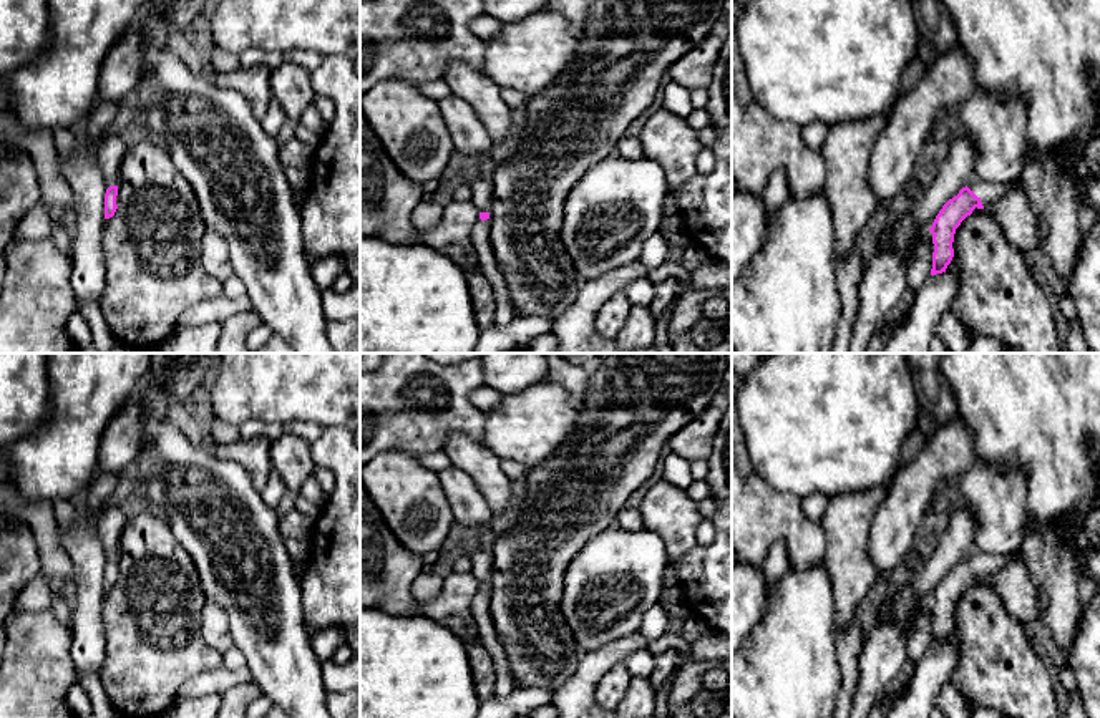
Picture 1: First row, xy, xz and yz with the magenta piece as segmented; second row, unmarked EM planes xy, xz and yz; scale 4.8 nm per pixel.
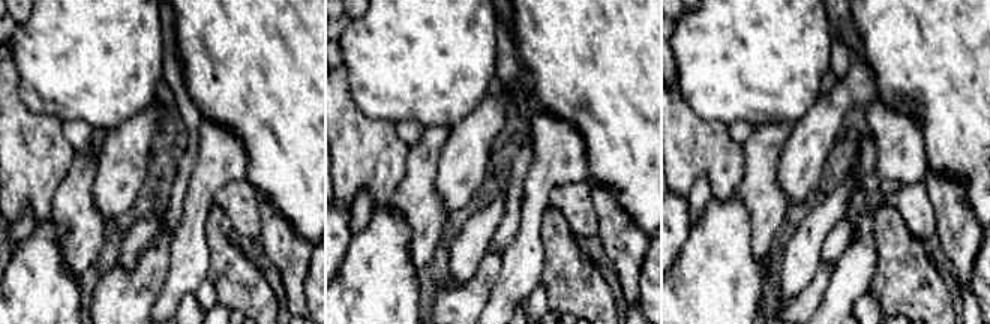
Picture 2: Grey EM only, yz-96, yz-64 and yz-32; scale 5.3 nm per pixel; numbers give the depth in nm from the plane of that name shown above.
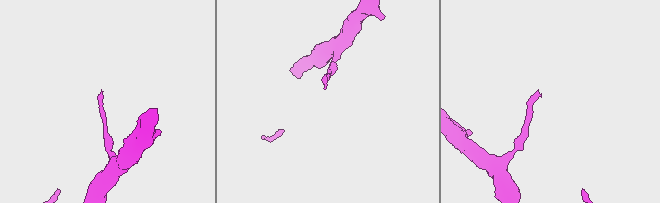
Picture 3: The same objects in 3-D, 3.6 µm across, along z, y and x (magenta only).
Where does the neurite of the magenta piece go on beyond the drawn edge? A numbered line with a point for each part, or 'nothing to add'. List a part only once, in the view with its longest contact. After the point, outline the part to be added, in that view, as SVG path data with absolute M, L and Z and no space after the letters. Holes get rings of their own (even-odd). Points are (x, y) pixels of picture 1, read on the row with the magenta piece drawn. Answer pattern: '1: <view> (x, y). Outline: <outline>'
1: yz (989, 193). Outline: M972 179L967 187L981 199L982 206L990 206L999 201L1004 194L1020 187L1019 184L1000 184L1000 182L987 182L981 179Z

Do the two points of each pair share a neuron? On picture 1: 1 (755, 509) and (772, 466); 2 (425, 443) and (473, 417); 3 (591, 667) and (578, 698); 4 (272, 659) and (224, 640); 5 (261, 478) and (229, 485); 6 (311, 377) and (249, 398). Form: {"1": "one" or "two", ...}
{"1": "two", "2": "one", "3": "one", "4": "two", "5": "two", "6": "one"}

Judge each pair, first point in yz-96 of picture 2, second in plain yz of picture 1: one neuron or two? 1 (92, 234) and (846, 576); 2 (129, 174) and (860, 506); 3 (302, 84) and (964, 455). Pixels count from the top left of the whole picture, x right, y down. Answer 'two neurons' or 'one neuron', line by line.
1: one neuron
2: two neurons
3: two neurons

